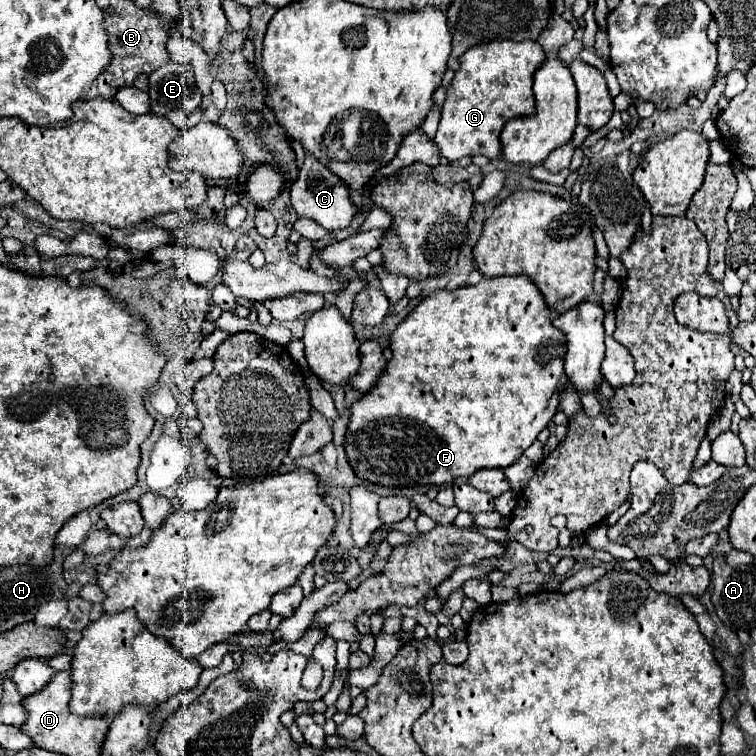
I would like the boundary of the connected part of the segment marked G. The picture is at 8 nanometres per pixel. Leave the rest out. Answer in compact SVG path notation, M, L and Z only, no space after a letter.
M492 41L470 47L460 59L460 67L446 91L446 101L436 131L436 145L448 161L466 155L500 157L500 131L506 121L518 115L534 115L536 101L532 95L532 75L544 61L538 41Z

